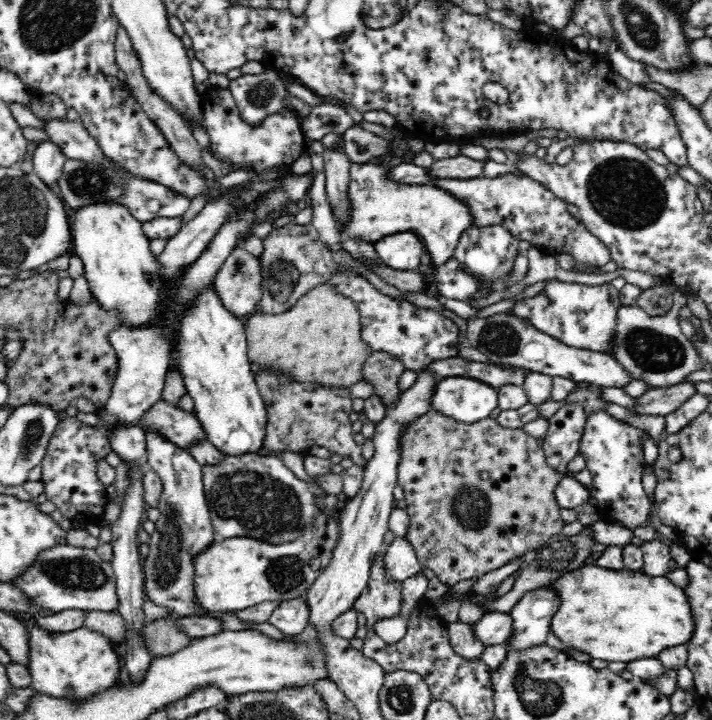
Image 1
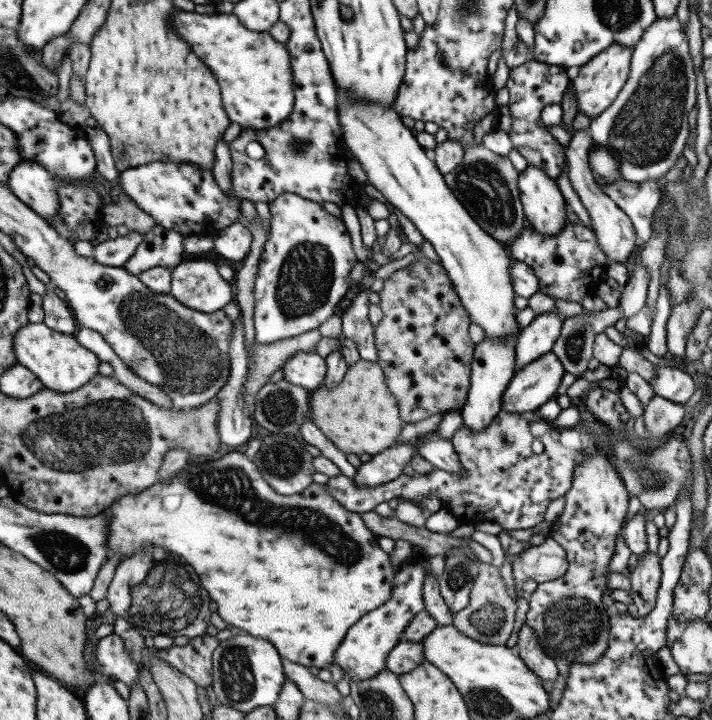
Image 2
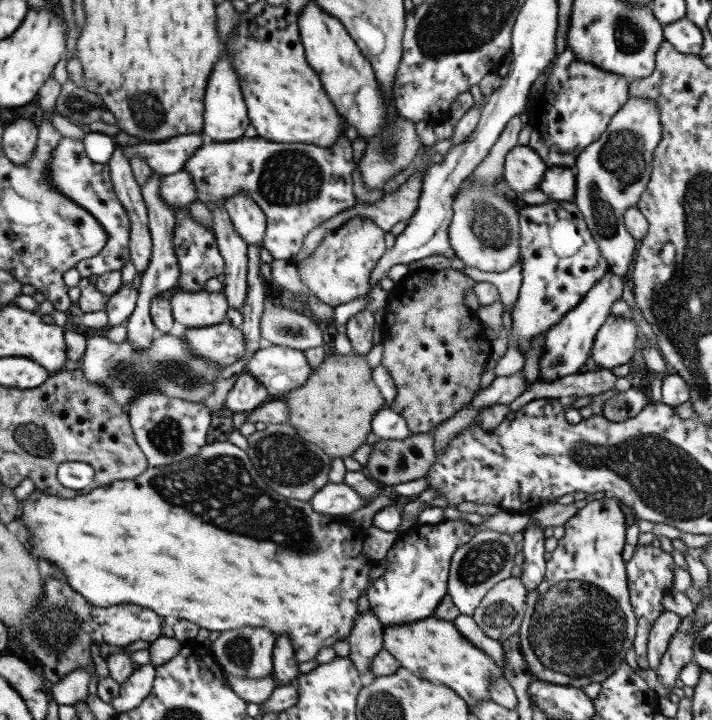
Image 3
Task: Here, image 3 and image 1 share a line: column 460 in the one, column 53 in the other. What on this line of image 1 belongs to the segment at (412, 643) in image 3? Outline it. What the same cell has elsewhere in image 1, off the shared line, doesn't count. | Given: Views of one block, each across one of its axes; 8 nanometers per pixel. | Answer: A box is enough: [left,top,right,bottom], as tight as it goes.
[23,620,122,700]

